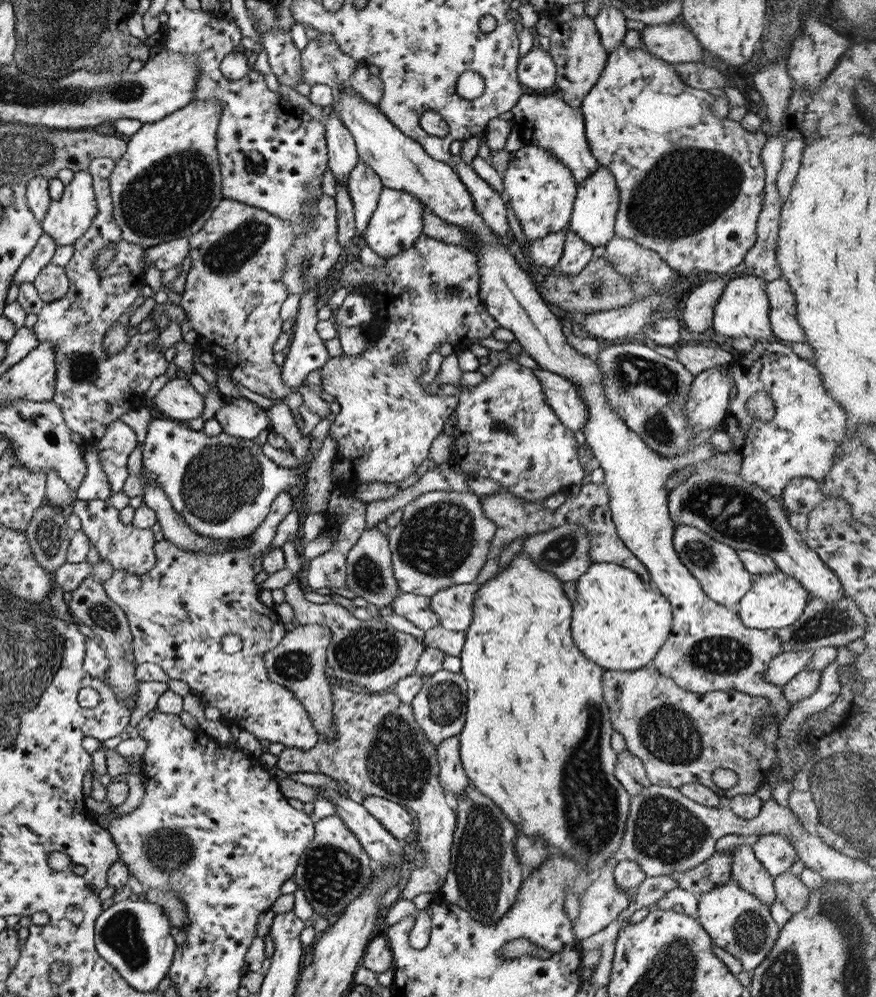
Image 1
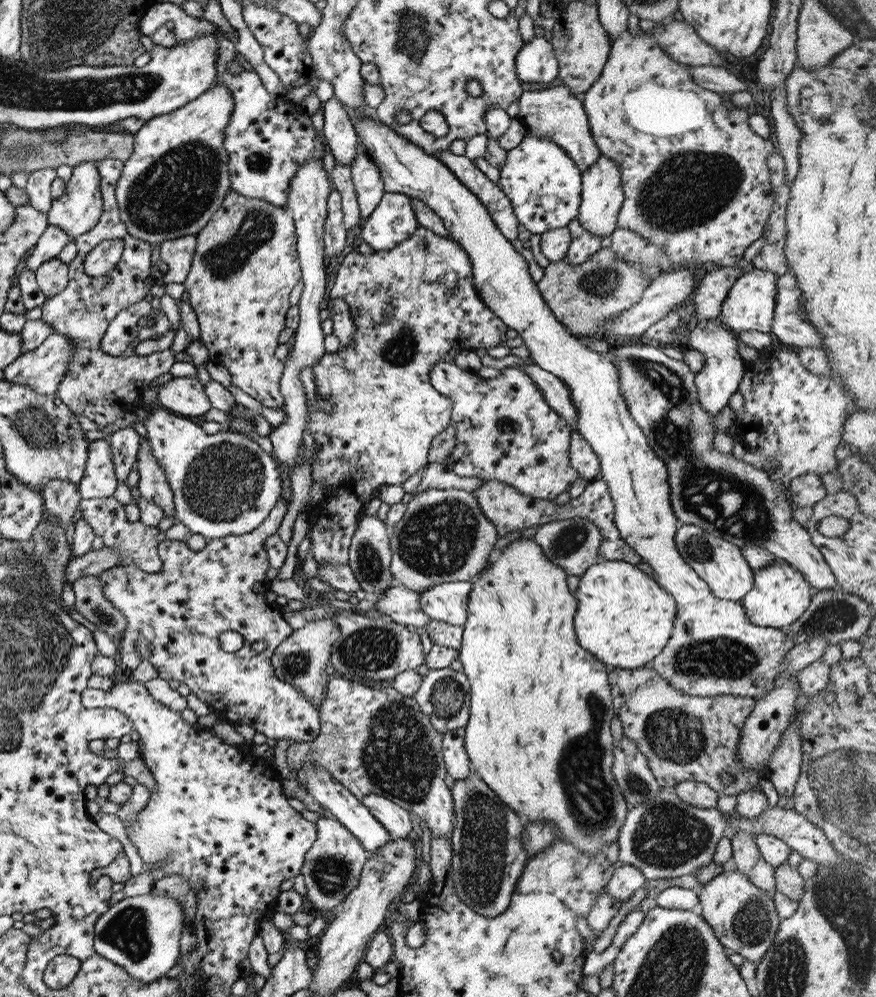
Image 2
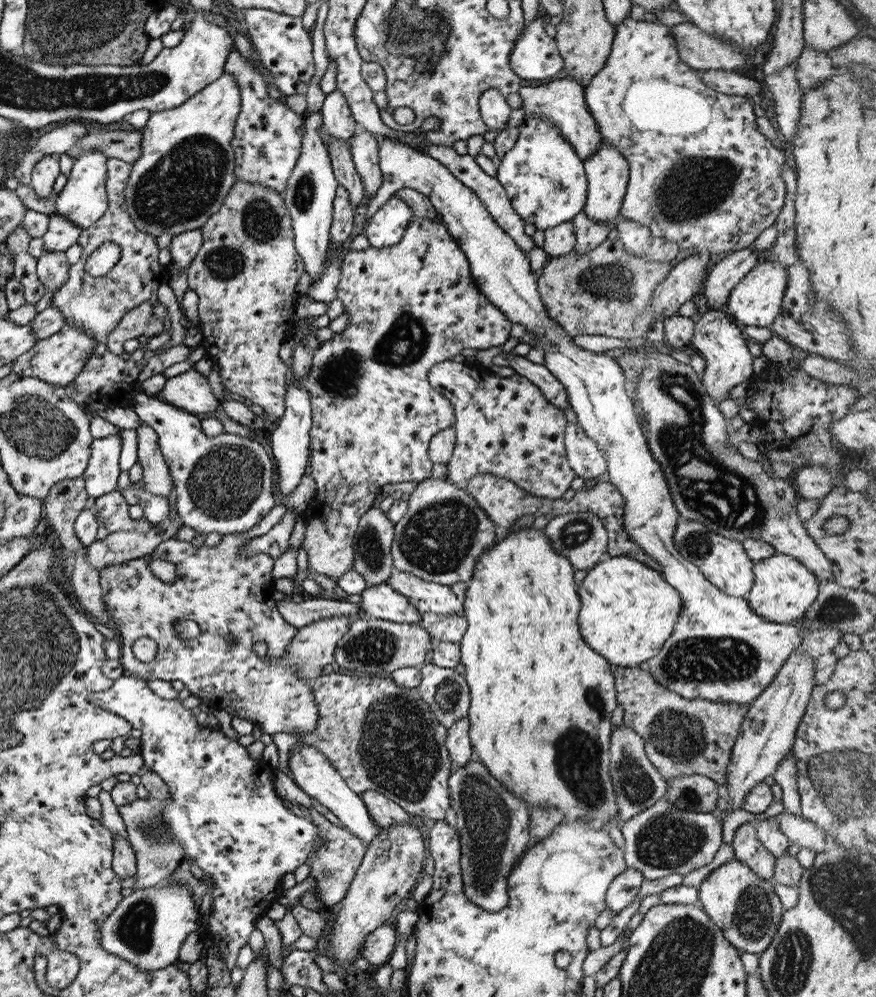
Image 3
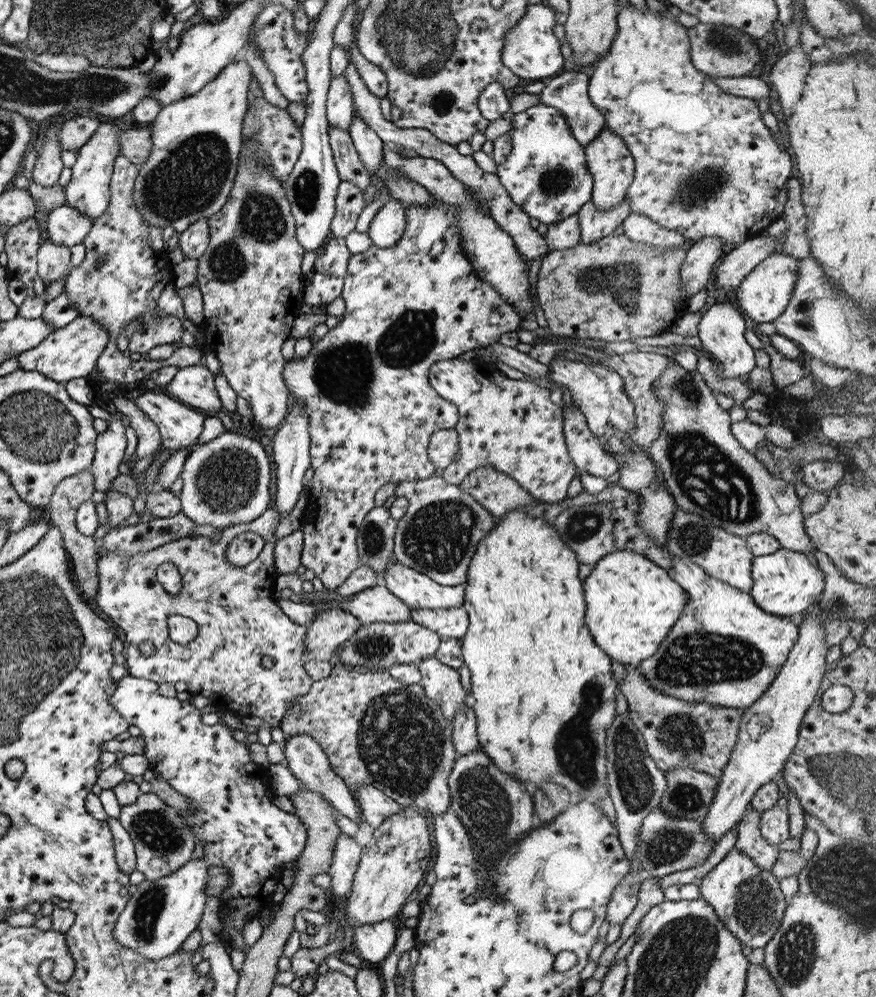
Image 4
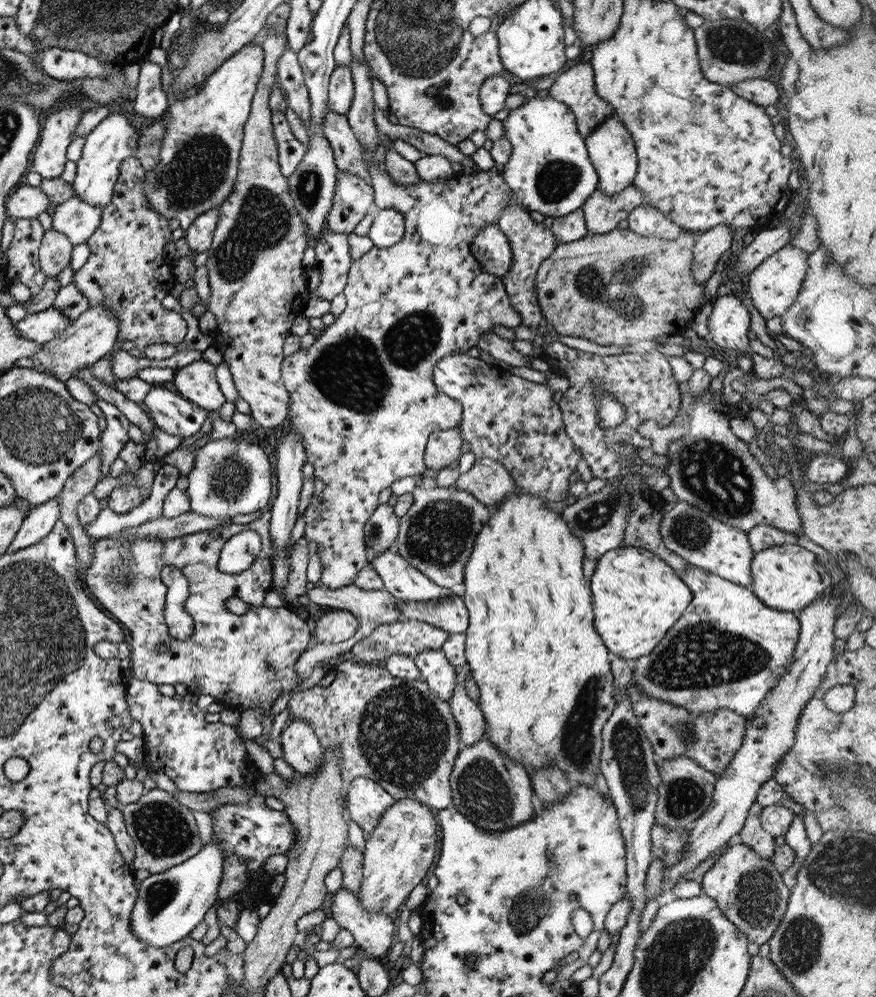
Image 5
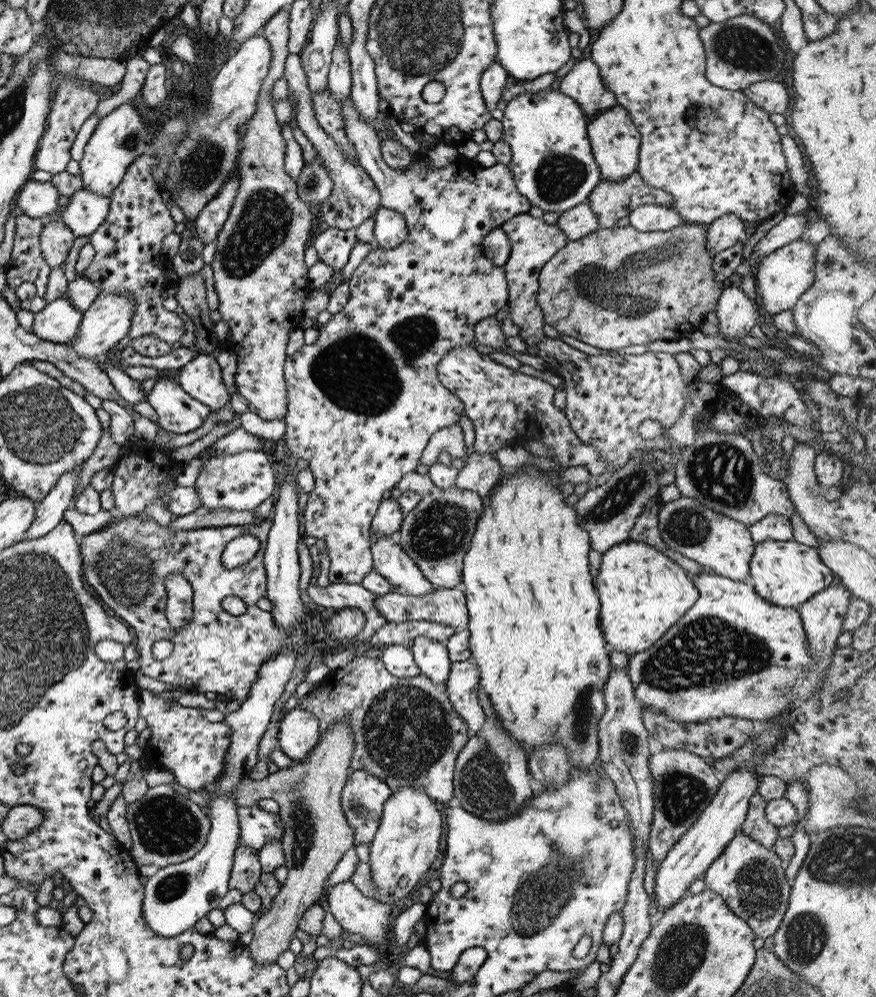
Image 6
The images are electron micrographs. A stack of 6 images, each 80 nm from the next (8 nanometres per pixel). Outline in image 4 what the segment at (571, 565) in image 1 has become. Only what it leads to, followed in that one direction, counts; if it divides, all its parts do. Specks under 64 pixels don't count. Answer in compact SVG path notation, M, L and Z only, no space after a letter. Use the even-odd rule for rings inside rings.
M593 503L576 507L565 508L553 520L553 526L559 533L561 540L575 553L579 564L588 564L593 566L602 556L614 550L614 536L611 533L614 528L614 520L610 515L612 506L609 503Z

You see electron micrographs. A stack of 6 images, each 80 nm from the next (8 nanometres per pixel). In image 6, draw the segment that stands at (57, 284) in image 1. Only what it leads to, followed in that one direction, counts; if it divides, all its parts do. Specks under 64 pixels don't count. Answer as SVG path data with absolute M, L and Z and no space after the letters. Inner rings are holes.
M58 220L43 226L39 246L50 270L63 263L73 244L73 239L74 236L65 228L65 224Z

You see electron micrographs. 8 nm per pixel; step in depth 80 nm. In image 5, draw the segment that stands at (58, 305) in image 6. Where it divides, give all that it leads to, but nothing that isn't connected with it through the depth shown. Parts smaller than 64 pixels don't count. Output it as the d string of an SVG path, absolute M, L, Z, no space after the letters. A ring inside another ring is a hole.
M55 307L29 313L21 321L14 323L14 329L24 339L32 340L37 344L43 344L59 336L71 321L63 314L58 313Z

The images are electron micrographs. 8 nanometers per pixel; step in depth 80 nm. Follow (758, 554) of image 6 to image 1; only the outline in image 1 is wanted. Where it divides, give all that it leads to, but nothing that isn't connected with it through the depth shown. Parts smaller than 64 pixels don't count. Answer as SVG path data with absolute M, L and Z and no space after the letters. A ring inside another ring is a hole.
M776 568L773 572L753 578L750 589L739 599L735 608L745 628L776 631L795 622L803 614L808 601L808 592L791 576Z

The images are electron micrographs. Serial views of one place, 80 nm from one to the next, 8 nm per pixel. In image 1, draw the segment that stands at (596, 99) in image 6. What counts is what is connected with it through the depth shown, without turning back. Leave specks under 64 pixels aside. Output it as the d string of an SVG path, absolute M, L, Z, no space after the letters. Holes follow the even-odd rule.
M560 92L542 95L523 93L509 111L518 127L522 146L535 146L551 152L551 156L563 164L563 168L567 168L575 186L583 184L597 170L597 162L587 148L580 107L570 107L561 99Z

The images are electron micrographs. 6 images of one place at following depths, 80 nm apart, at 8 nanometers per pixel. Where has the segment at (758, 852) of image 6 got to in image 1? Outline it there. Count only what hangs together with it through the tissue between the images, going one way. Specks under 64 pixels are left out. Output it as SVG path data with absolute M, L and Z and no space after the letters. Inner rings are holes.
M731 878L721 886L696 897L696 919L709 935L712 944L737 958L742 970L754 970L771 950L780 929L773 920L770 910L767 910L767 906L753 894L738 887L738 884L731 881Z

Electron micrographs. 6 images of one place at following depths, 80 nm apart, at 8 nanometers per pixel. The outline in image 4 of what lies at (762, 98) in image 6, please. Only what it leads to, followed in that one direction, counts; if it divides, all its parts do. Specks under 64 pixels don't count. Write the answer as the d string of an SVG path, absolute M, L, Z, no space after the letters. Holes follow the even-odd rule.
M738 76L737 78L713 78L714 83L727 94L749 98L758 101L760 98L772 100L773 90L770 86L758 77Z

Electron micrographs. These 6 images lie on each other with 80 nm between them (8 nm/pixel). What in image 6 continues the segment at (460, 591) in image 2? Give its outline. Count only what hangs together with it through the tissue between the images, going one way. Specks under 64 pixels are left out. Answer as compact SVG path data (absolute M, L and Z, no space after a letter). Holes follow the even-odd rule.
M370 534L370 555L372 556L372 570L378 572L386 581L390 582L392 590L390 592L419 596L432 591L433 586L422 574L414 560L407 556L404 548L398 544L397 536L381 535L371 540Z

